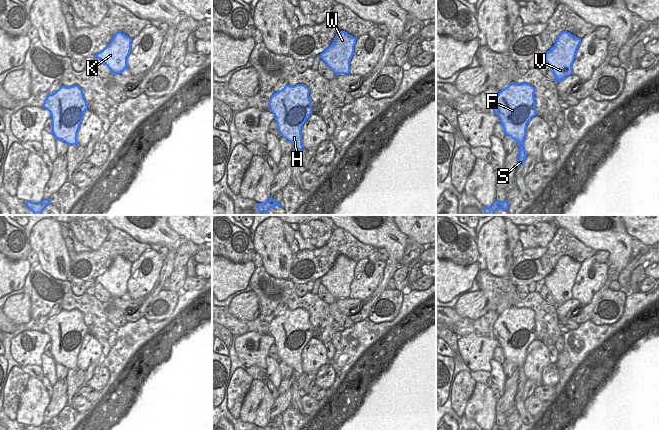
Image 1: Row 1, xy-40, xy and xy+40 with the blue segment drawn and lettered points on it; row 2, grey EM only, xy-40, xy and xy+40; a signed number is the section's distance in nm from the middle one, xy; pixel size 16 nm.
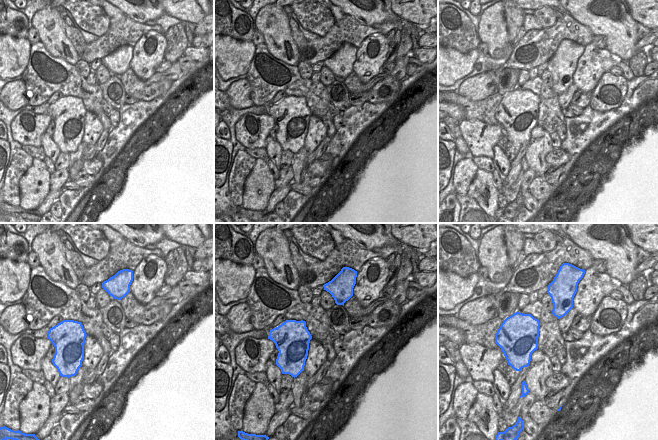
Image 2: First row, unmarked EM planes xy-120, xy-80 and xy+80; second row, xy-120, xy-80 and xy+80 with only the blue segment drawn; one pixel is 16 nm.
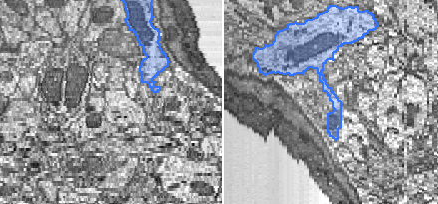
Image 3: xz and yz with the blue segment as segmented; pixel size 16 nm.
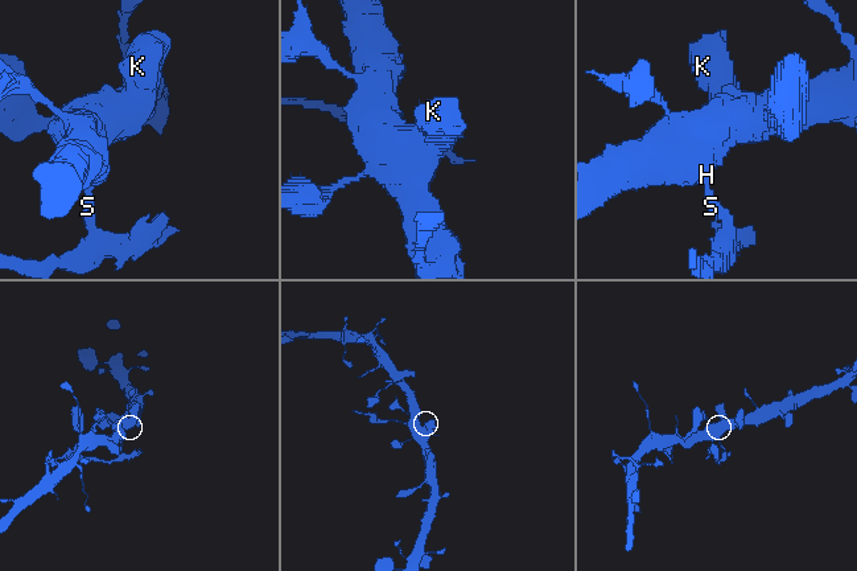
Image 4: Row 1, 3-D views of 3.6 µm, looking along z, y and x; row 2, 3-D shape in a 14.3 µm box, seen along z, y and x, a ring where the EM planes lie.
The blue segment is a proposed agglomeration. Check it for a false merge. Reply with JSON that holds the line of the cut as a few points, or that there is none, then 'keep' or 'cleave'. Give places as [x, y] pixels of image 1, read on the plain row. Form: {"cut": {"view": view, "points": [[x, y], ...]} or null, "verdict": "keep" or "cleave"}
{"cut": {"view": "xy", "points": [[301, 363], [297, 370], [293, 370]]}, "verdict": "cleave"}

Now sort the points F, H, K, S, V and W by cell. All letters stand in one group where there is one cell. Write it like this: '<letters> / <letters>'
F H K V W / S

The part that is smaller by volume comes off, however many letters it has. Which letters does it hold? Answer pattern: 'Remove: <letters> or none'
Remove: S

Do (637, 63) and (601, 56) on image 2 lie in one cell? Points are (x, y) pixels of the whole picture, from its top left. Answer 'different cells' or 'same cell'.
different cells

